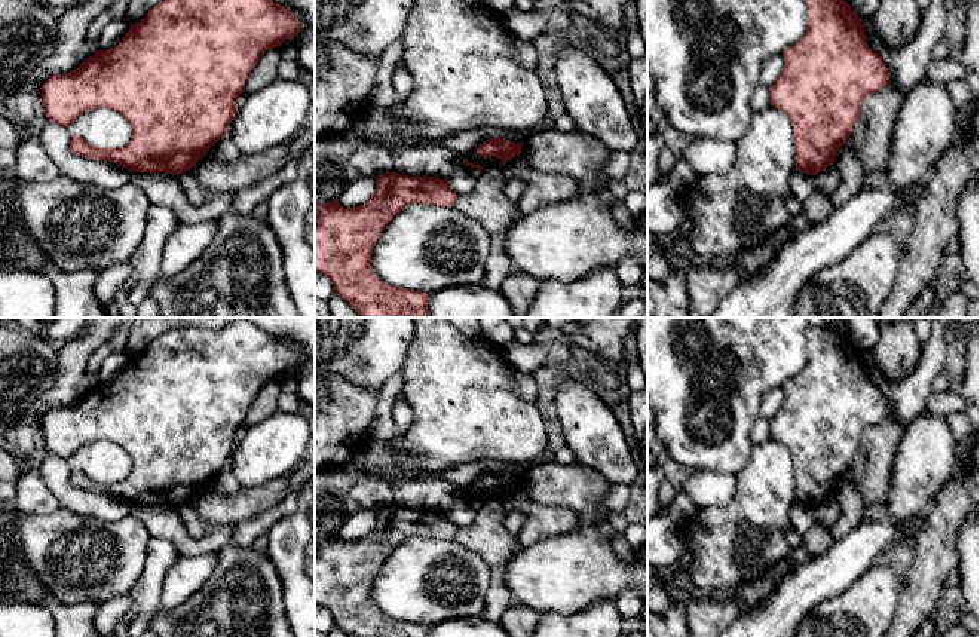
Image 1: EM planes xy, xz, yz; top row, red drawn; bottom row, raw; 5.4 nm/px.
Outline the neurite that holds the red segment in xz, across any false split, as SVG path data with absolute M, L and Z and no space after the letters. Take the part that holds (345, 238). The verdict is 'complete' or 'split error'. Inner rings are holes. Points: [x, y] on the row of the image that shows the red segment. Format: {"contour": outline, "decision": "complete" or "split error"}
{"contour": "M392 171L377 175L374 196L361 206L343 208L339 199L315 203L315 272L325 275L336 294L362 318L429 318L429 294L385 284L373 273L371 254L388 223L407 205L451 208L456 199L457 193L447 178L408 177Z", "decision": "complete"}

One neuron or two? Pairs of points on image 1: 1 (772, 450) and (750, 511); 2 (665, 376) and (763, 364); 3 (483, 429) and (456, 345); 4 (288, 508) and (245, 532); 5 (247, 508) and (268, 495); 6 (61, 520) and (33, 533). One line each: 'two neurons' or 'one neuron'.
1: one neuron
2: one neuron
3: one neuron
4: one neuron
5: one neuron
6: one neuron

